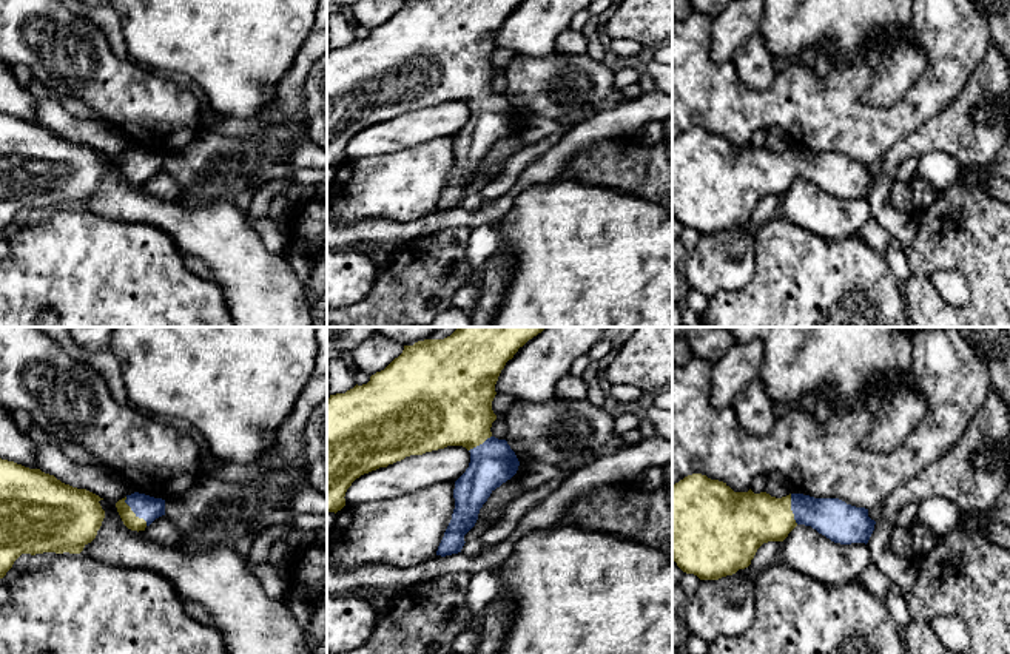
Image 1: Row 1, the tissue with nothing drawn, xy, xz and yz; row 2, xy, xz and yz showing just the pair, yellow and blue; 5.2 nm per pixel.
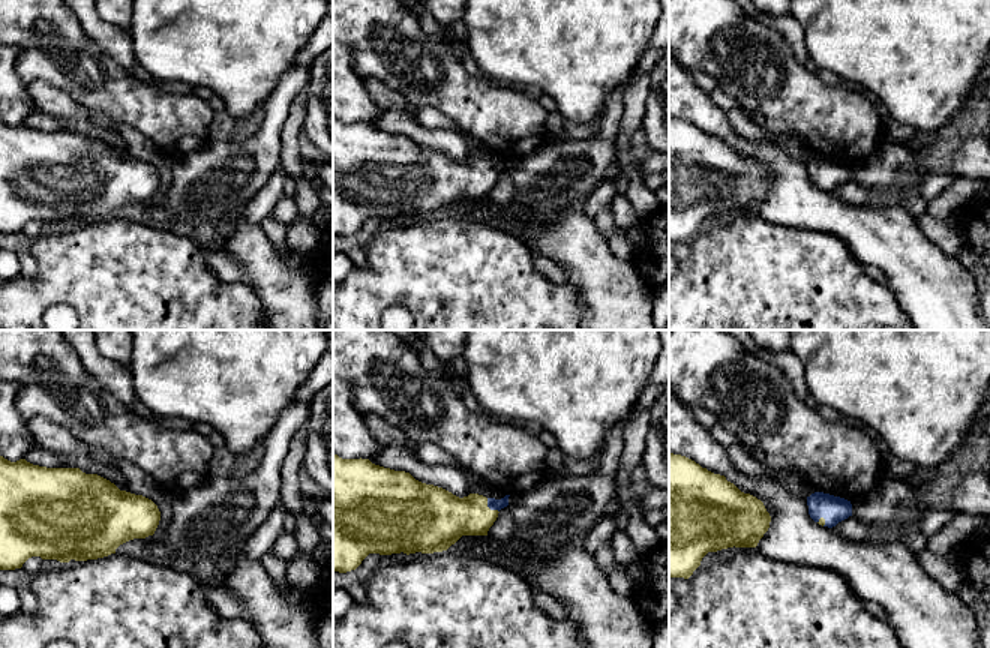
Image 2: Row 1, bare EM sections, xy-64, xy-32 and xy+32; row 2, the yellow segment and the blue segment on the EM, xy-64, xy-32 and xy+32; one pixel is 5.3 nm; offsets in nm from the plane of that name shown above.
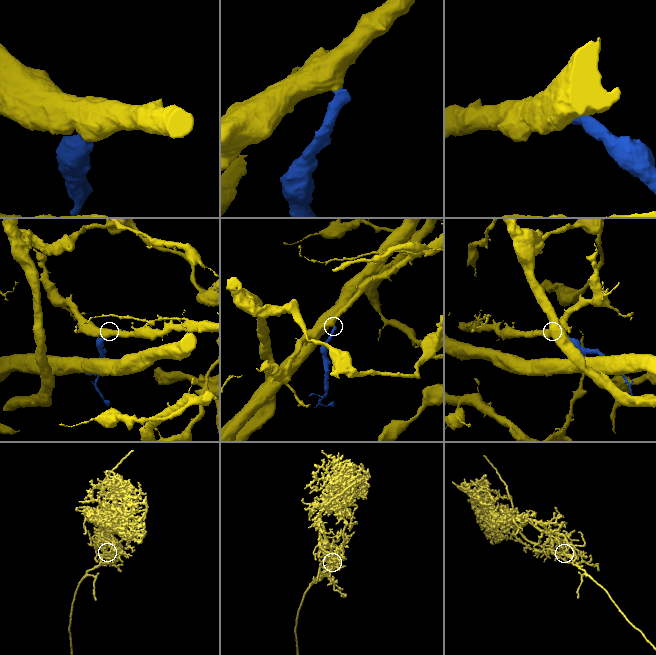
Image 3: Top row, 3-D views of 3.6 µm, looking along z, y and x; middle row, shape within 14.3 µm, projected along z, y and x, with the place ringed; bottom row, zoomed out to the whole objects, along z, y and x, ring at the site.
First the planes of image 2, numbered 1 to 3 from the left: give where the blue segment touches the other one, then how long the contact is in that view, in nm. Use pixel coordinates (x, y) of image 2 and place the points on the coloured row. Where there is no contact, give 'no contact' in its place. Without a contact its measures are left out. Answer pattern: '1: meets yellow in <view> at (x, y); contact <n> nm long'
1: no contact
2: meets yellow in xy-32 at (488, 507); contact 100 nm long
3: meets yellow in xy+32 at (824, 521); contact 60 nm long

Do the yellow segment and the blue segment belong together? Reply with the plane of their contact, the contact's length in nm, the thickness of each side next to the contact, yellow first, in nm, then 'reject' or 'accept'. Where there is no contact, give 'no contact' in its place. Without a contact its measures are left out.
xy | 190 nm | 80/130 nm | accept

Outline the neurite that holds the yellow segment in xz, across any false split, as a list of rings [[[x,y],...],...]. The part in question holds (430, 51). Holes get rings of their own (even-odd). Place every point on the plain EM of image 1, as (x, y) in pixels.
[[[404,0],[402,8],[384,25],[372,29],[367,39],[356,39],[345,48],[330,49],[327,54],[327,168],[336,168],[345,160],[345,147],[361,130],[410,110],[463,100],[470,106],[470,117],[455,136],[455,164],[436,210],[461,207],[466,197],[464,190],[475,180],[483,159],[497,142],[517,128],[520,120],[507,96],[495,93],[490,86],[492,77],[497,74],[492,65],[497,49],[495,39],[506,17],[520,2],[523,0]]]

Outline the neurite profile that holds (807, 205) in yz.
[[[797,179],[783,194],[783,213],[789,222],[827,241],[854,234],[871,219],[865,197],[834,197],[805,179]]]

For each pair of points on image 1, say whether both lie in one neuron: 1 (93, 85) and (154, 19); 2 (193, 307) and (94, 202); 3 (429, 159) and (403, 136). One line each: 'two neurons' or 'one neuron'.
1: two neurons
2: two neurons
3: two neurons

